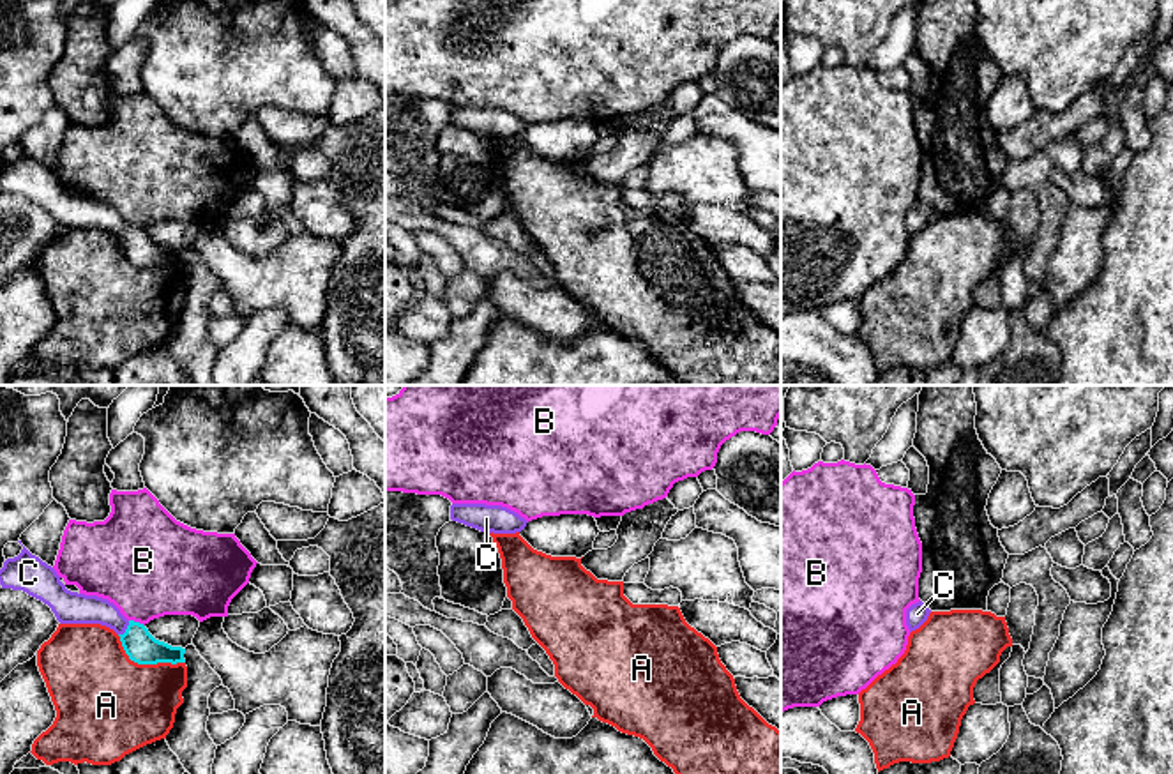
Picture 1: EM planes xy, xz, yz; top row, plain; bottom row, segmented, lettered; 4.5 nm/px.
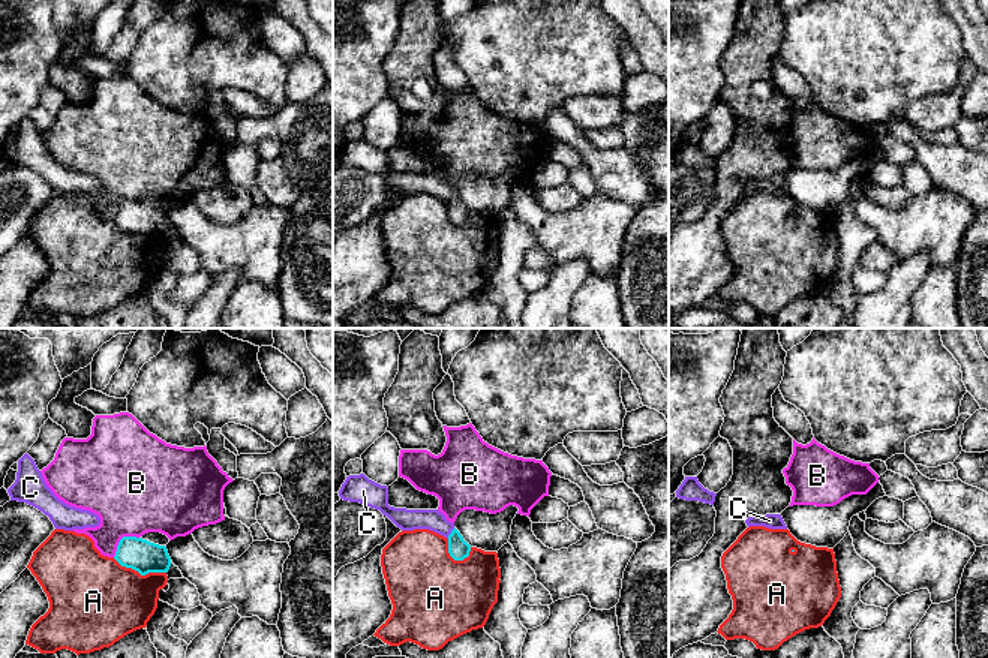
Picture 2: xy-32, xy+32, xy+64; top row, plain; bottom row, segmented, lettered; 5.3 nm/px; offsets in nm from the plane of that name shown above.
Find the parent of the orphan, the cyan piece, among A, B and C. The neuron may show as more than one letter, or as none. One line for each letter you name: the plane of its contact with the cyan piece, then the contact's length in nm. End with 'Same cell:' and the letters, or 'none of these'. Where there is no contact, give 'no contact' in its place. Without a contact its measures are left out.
C: xy | 90 nm
Same cell: C

